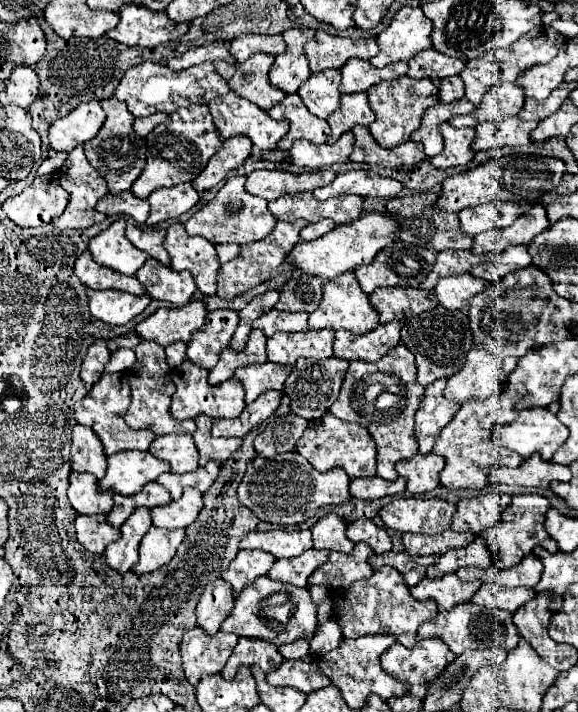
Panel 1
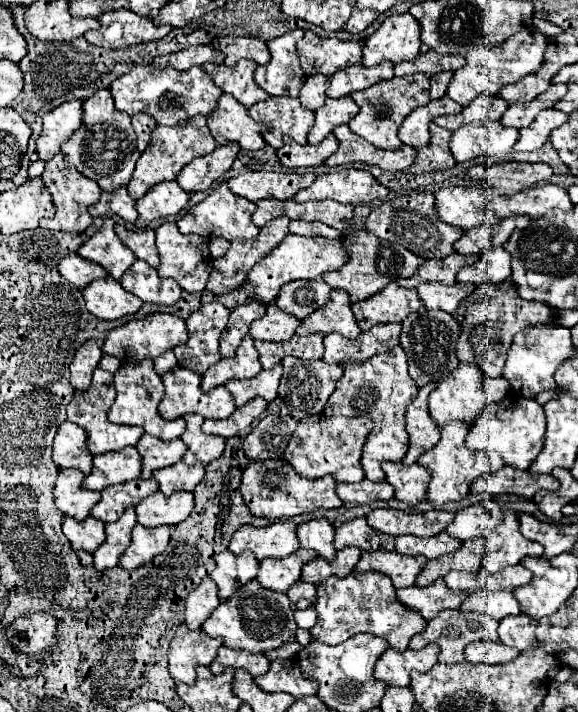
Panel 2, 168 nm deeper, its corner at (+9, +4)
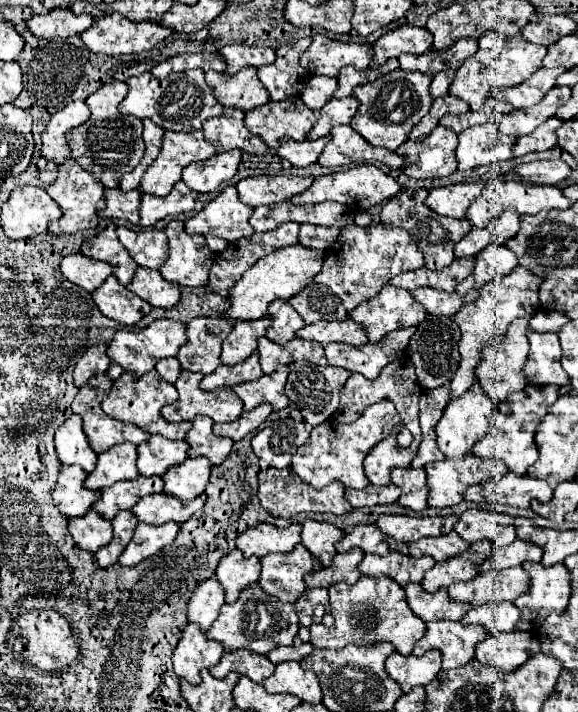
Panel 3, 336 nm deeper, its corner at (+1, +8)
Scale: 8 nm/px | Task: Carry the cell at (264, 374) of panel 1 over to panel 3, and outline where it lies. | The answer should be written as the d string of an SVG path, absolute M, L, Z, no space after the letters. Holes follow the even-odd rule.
M280 366L274 374L262 376L260 380L248 382L248 384L236 384L232 390L238 394L238 398L244 402L244 410L252 410L254 406L268 402L274 410L282 410L288 404L288 396L284 394L284 384L290 368Z

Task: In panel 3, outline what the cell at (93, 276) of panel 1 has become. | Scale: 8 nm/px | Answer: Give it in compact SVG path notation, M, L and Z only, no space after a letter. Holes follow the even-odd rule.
M80 252L64 256L60 262L60 270L70 282L82 286L88 292L94 292L112 274L110 264L86 258Z

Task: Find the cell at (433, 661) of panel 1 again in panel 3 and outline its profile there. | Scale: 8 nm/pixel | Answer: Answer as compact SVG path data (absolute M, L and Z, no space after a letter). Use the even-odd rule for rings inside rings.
M428 650L424 656L402 656L392 652L386 658L386 672L394 682L400 684L402 692L410 692L412 686L426 686L440 672L442 654L438 650Z

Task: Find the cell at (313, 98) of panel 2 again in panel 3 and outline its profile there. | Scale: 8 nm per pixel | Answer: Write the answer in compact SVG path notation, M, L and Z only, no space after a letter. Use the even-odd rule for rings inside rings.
M312 76L308 80L304 92L300 94L300 98L304 100L306 106L310 106L310 110L320 110L328 100L332 100L336 86L338 86L336 78Z

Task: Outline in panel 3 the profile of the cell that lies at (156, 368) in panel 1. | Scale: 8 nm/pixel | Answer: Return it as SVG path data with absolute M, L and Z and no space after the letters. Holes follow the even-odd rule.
M156 370L148 372L148 376L140 376L140 380L136 380L136 376L132 376L130 372L122 372L122 376L118 380L114 380L114 386L112 386L112 392L108 394L108 398L102 402L102 410L116 420L124 420L124 422L132 422L132 424L140 426L142 430L146 430L150 434L160 434L170 440L184 440L184 436L192 428L192 422L168 422L160 416L160 410L166 404L172 404L176 400L178 400L178 392L176 392L174 384L160 378Z

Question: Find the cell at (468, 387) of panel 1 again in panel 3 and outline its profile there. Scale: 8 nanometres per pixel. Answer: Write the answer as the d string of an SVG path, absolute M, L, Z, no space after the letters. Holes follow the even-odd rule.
M478 380L470 388L470 392L464 392L464 396L458 396L456 400L450 398L448 406L444 408L442 420L436 424L438 448L446 454L446 458L458 458L458 456L468 454L472 446L476 444L476 440L480 440L480 436L484 436L484 432L488 430L492 412L494 412L494 404L492 400L488 400L488 396L484 396L484 390L480 388Z

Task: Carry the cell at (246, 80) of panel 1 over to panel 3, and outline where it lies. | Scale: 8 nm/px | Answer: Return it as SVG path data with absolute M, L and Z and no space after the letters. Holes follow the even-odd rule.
M242 68L234 76L226 76L220 72L206 72L206 82L214 88L216 98L224 106L248 112L256 106L270 102L268 92L264 92L264 86L256 76L256 68Z

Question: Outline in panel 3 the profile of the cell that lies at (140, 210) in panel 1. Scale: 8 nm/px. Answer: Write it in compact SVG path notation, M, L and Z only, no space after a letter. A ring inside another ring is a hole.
M112 188L104 190L106 198L106 208L98 212L100 218L124 218L132 224L138 224L138 208L140 208L140 192L130 190L124 192L122 188Z

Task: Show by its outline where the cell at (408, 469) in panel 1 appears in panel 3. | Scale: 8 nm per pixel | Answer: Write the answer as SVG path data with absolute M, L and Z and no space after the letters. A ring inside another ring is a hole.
M392 468L392 482L402 488L402 496L398 502L416 512L428 506L428 488L426 488L426 472L422 468Z

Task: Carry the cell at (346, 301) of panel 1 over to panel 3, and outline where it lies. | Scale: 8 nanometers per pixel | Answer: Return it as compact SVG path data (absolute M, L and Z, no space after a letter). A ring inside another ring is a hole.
M348 316L348 320L342 320L342 322L320 320L316 324L308 324L300 332L296 332L296 338L316 340L322 346L326 346L330 342L346 342L346 344L362 346L368 342L368 336L364 336L364 328L360 328L360 324L356 324L356 322L352 322L350 316Z

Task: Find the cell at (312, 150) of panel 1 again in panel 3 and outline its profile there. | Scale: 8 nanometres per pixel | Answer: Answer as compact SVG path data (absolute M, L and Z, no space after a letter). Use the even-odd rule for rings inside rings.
M328 136L320 138L320 140L304 140L304 142L296 142L292 138L282 140L280 148L276 150L280 158L286 158L292 166L304 168L308 164L314 164L320 156L320 152L324 150L324 146L328 144Z

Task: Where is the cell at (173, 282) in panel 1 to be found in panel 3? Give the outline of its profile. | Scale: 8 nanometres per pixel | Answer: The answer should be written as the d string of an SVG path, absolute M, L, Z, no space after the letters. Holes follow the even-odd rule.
M136 268L134 280L128 284L128 290L158 308L172 308L180 302L182 296L182 288L178 284L164 280L158 270L150 268Z

